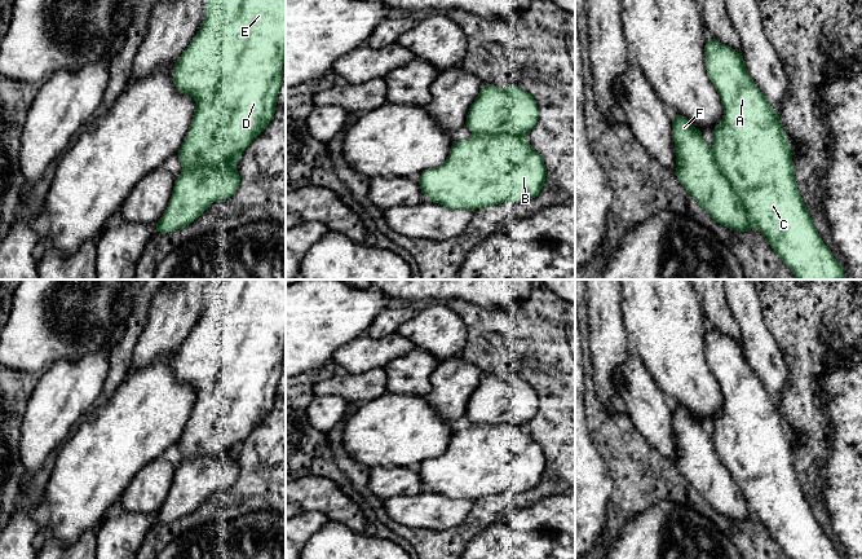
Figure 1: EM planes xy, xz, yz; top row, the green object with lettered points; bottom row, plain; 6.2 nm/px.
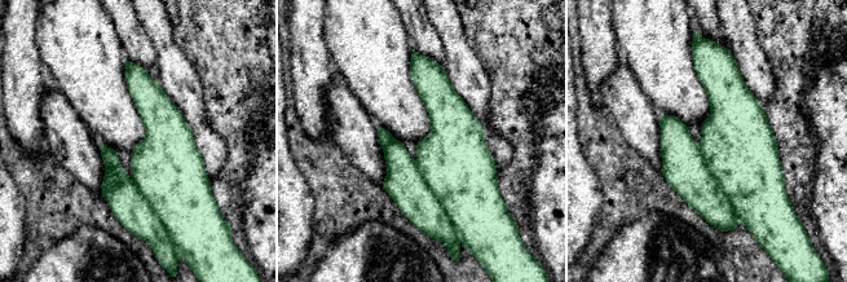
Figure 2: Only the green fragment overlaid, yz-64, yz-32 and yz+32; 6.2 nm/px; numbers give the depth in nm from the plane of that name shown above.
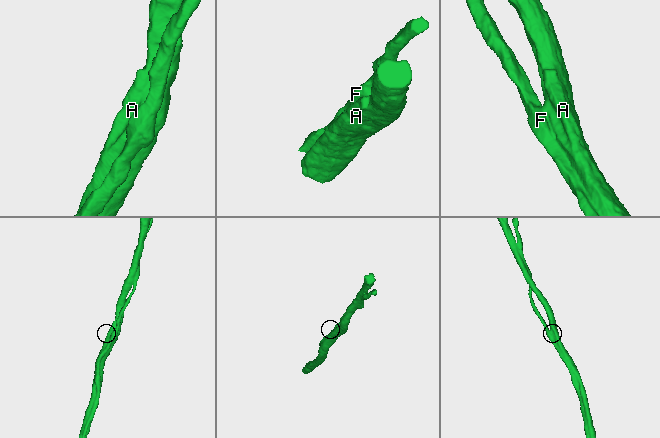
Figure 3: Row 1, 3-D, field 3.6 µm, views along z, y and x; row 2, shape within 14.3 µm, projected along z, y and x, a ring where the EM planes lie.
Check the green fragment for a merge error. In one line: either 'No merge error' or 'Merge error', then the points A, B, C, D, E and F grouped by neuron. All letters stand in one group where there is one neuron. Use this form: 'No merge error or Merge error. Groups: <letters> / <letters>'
No merge error. Groups: A B C D E F

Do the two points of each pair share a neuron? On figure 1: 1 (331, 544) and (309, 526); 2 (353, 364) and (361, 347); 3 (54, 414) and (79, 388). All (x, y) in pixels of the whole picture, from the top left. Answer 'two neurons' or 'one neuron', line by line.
1: two neurons
2: one neuron
3: one neuron

